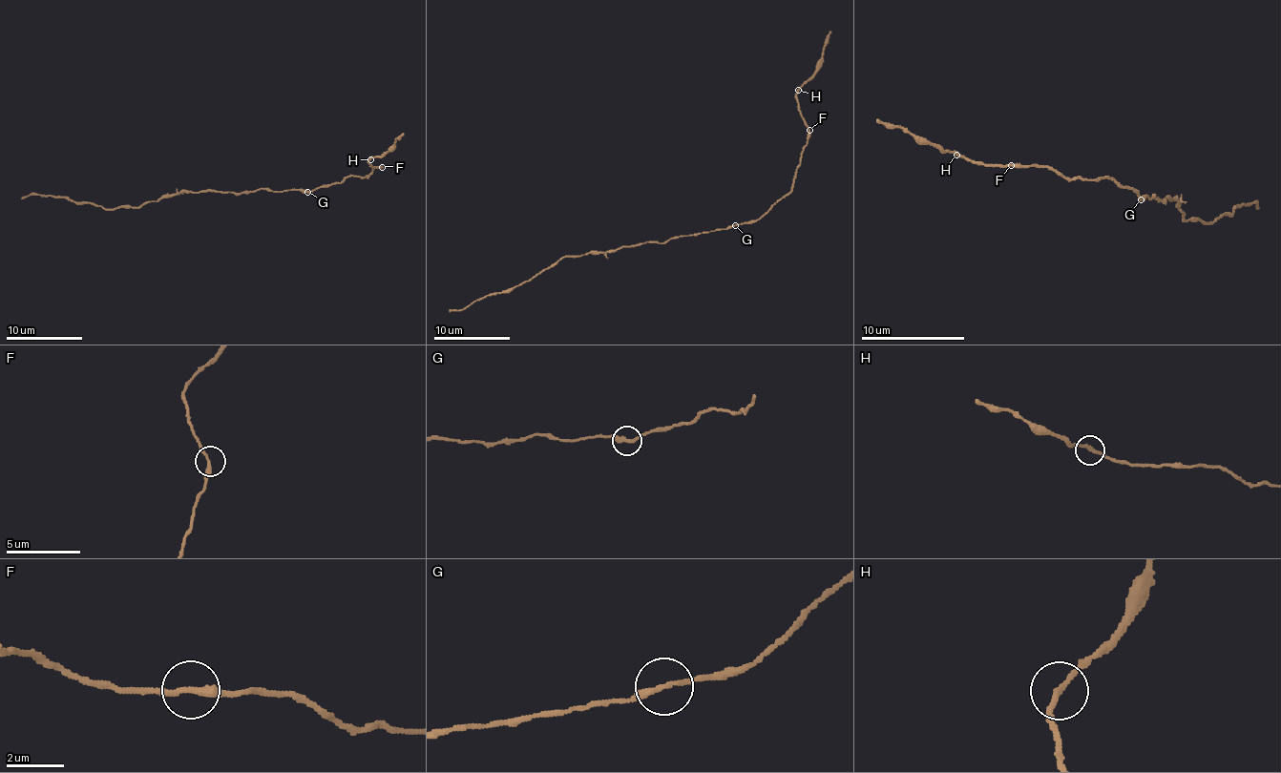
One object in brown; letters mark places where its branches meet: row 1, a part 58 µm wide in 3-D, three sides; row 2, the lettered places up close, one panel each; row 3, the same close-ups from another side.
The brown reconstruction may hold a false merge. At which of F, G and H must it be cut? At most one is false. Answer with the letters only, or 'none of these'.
none of these

